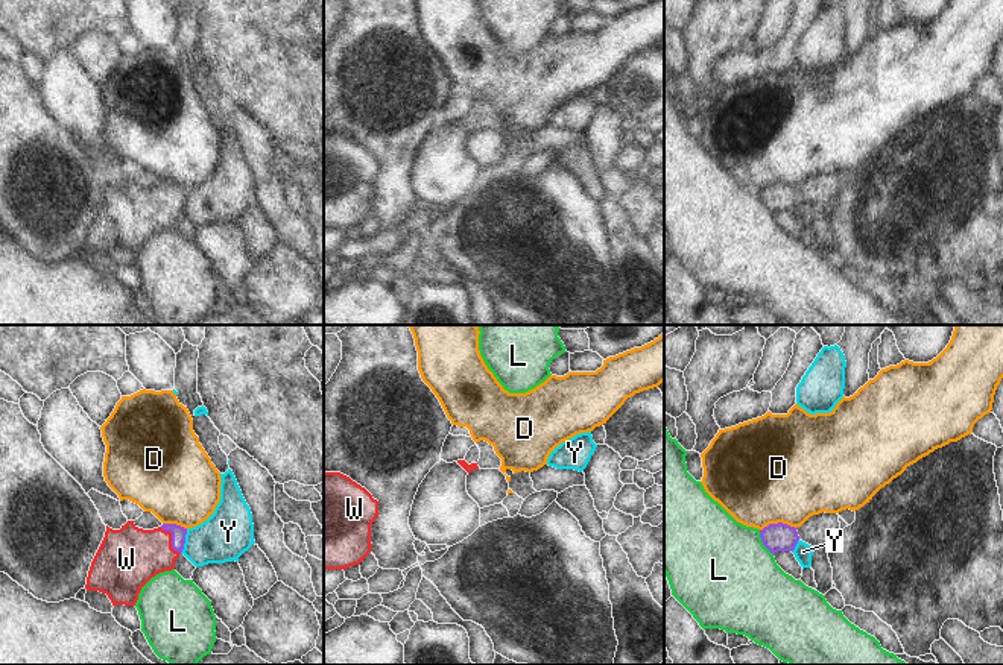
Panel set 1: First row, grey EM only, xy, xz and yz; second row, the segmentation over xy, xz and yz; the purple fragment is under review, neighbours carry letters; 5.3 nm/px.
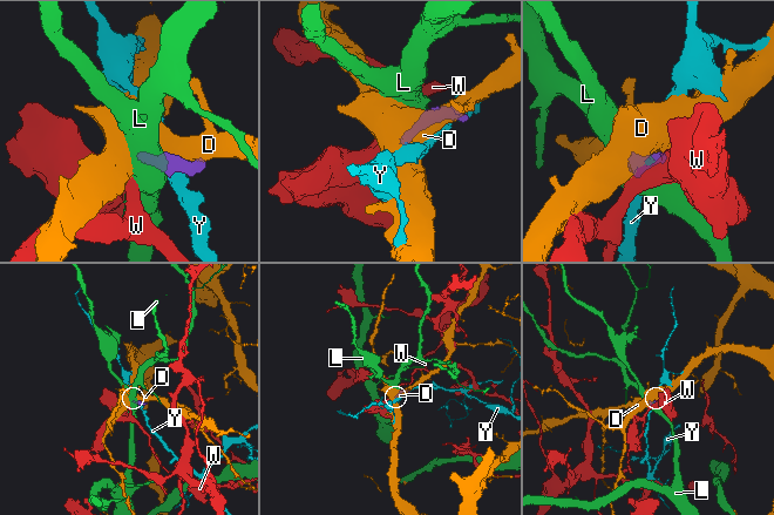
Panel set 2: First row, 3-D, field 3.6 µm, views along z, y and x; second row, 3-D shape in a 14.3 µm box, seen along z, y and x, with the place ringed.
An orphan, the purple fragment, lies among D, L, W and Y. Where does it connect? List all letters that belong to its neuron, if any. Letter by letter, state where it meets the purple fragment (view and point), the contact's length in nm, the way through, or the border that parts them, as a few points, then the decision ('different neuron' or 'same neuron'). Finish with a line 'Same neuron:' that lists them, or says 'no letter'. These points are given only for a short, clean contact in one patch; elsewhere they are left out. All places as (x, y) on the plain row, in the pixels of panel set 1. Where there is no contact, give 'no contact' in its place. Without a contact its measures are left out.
D: contact yz (778, 182); length 190 nm; different neuron
L: contact yz (762, 201); length 150 nm; different neuron
W: contact xy (172, 199); length 180 nm; way xy (178, 193), (172, 199), (155, 211), (129, 217); same neuron
Y: contact xy (184, 202); length 130 nm; different neuron
Same neuron: W

